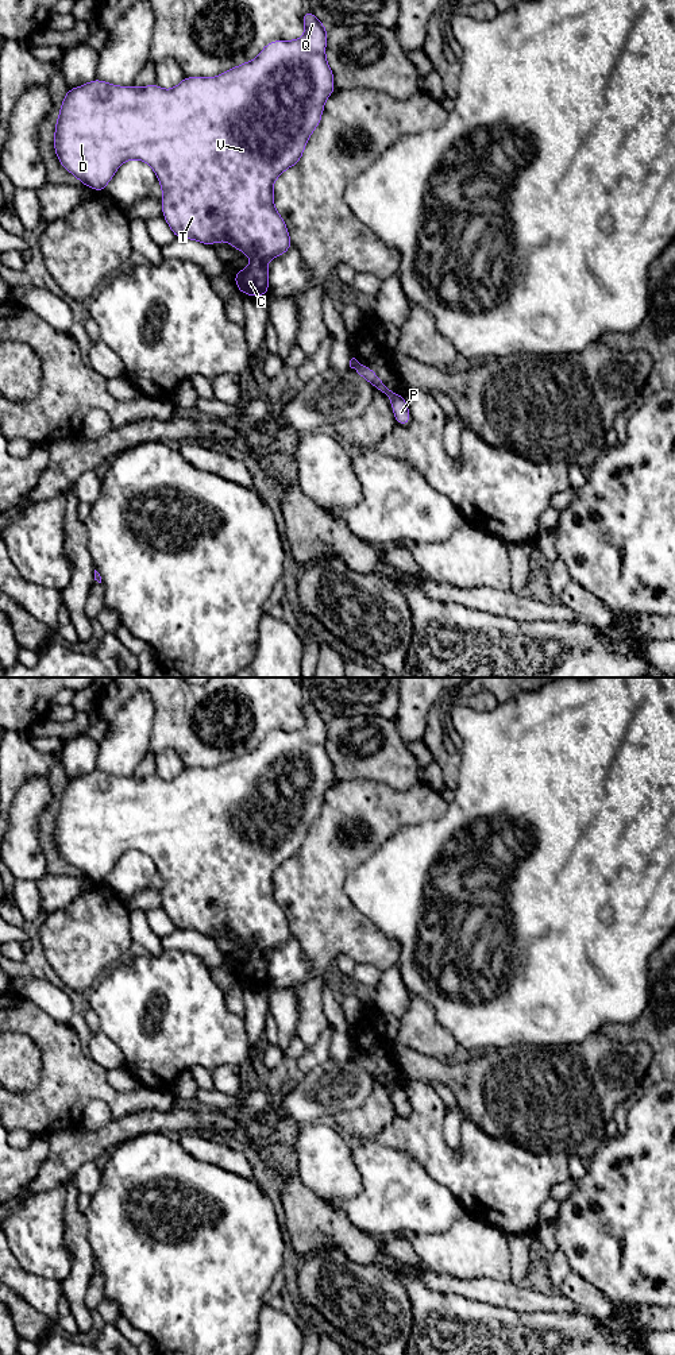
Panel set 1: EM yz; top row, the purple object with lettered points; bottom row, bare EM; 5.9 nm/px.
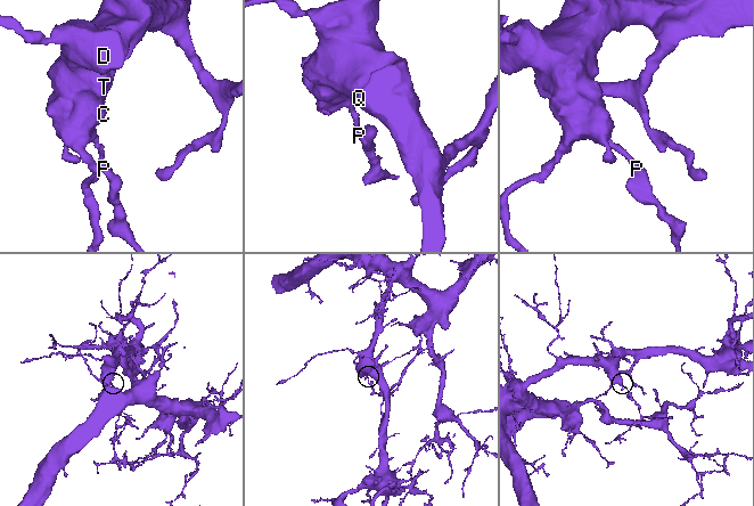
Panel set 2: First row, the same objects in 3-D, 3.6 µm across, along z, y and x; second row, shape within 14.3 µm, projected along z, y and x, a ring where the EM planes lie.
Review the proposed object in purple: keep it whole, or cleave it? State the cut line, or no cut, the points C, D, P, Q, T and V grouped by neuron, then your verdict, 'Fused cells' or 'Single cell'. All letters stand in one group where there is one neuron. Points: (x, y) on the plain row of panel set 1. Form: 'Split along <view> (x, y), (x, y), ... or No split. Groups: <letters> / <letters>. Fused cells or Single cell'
No split. Groups: C D P Q T V. Single cell

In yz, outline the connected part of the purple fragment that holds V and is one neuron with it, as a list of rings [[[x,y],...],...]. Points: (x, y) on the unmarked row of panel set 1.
[[[308,700],[302,706],[305,726],[294,731],[273,731],[258,748],[212,769],[185,768],[176,779],[117,777],[93,771],[72,779],[63,788],[54,823],[59,854],[82,876],[103,883],[120,856],[140,850],[150,856],[162,877],[163,910],[174,929],[193,930],[207,937],[228,931],[251,947],[247,960],[235,964],[239,983],[258,988],[269,981],[267,954],[293,935],[282,907],[274,899],[274,872],[300,853],[304,839],[321,812],[324,795],[335,783],[333,764],[325,749],[327,718]]]

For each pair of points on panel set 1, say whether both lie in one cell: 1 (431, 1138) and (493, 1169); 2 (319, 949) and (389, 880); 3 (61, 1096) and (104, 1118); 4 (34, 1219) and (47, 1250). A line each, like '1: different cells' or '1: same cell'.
1: same cell
2: different cells
3: different cells
4: same cell

